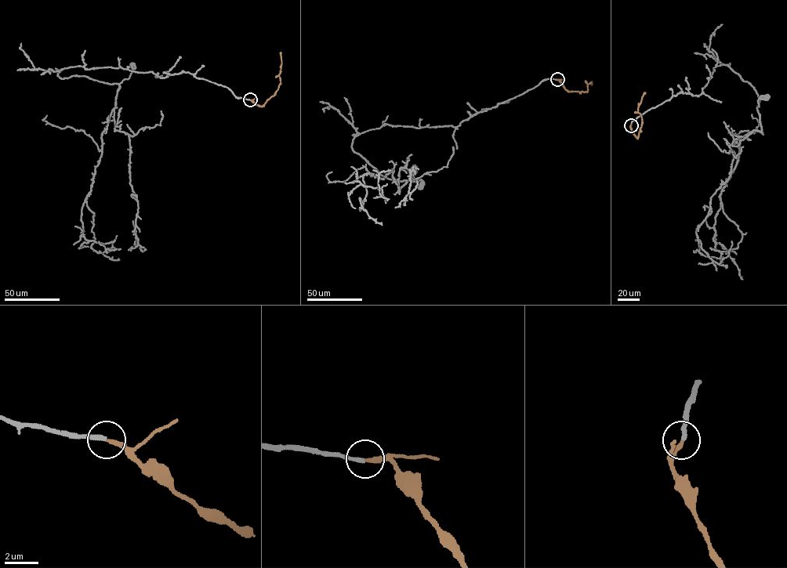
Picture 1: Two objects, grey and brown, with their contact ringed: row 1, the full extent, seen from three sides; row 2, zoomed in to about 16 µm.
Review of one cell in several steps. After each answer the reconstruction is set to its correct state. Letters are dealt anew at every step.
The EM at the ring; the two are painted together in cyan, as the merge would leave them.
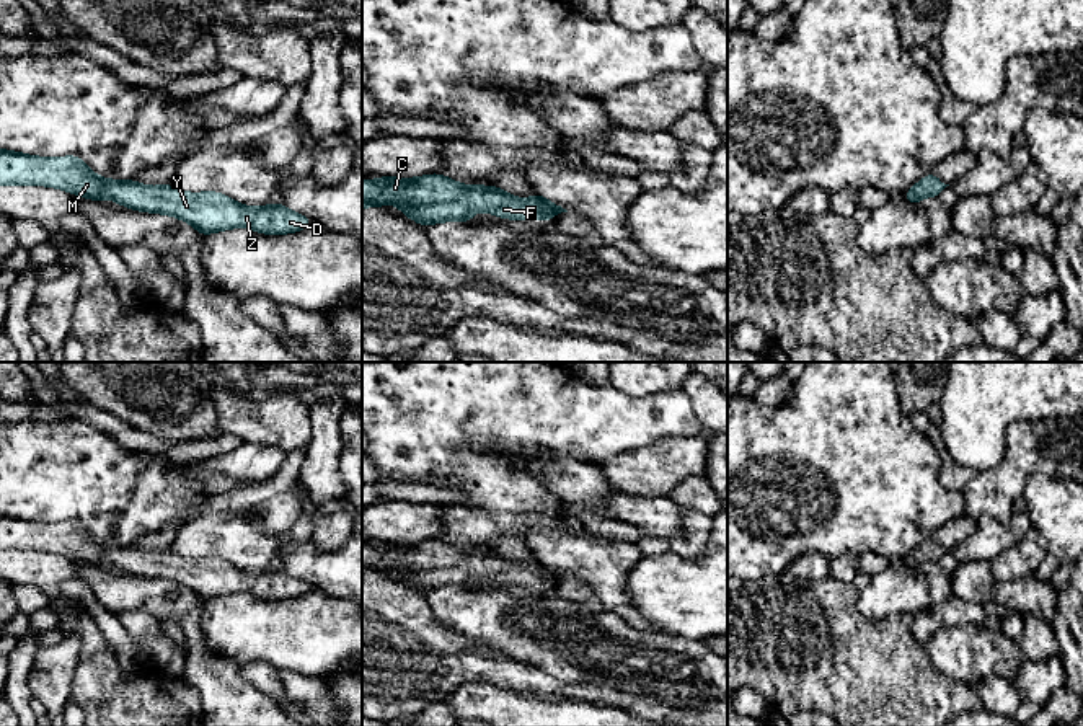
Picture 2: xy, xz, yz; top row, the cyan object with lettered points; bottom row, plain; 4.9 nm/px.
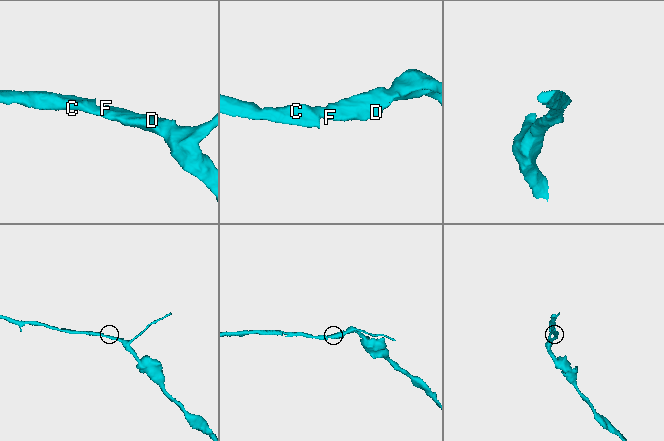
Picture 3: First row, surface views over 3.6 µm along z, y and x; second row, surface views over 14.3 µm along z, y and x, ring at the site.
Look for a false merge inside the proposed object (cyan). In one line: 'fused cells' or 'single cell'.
single cell

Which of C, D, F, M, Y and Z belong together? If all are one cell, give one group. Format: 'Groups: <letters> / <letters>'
Groups: C D F M Y Z

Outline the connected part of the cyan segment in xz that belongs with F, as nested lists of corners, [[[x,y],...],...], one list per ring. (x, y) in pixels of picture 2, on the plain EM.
[[[439,538],[362,547],[362,574],[383,573],[388,568],[419,591],[471,587],[476,576],[501,584],[542,587],[568,578],[535,556],[530,564],[520,564],[497,551],[460,550]]]

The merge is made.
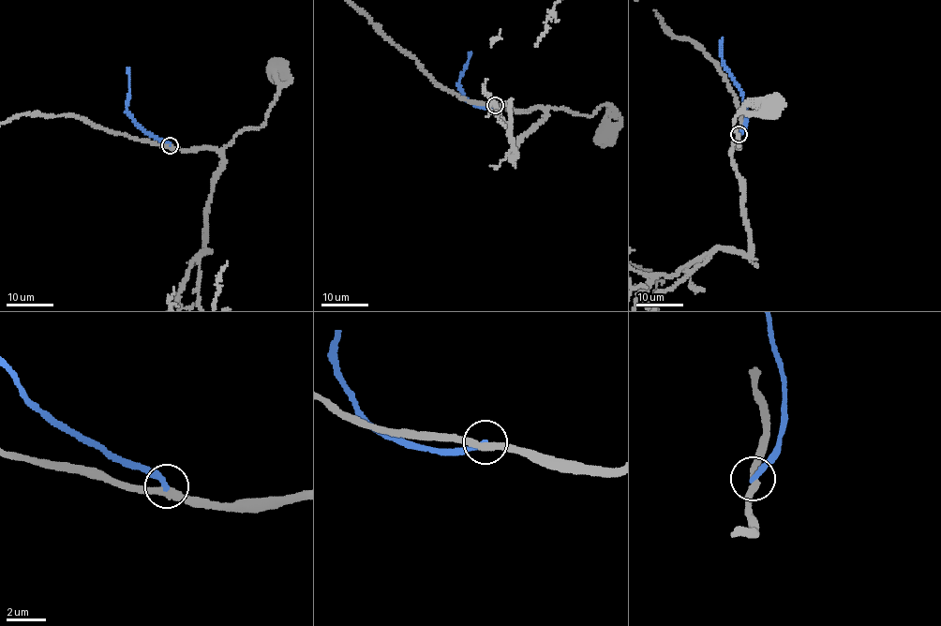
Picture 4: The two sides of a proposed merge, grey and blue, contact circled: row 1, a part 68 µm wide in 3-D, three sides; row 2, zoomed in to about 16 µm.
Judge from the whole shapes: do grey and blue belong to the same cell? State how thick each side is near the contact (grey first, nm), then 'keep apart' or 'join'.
360 nm thick on the grey side, 300 nm on the other; keep apart

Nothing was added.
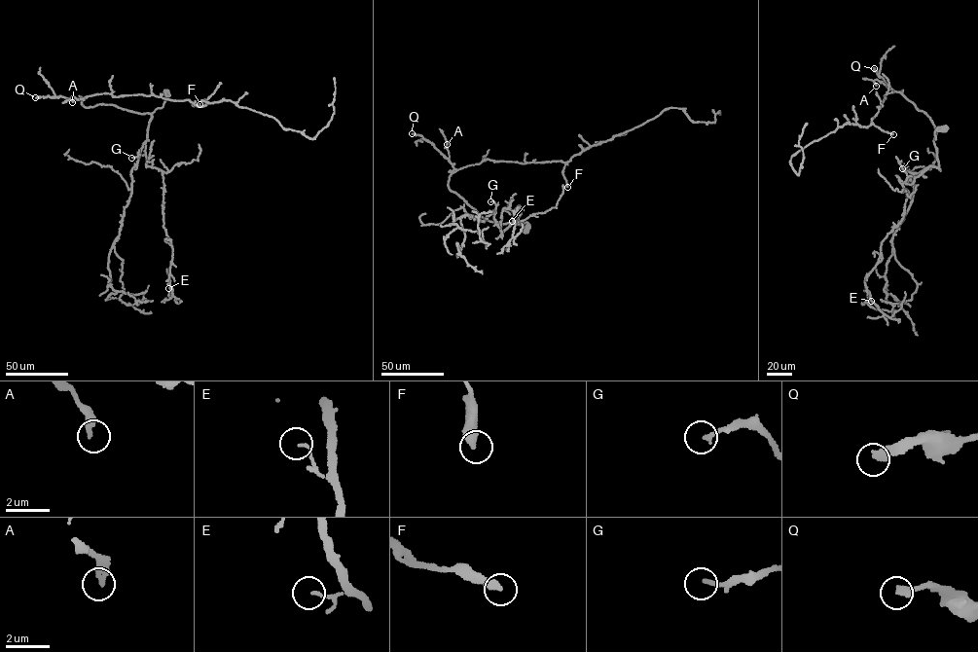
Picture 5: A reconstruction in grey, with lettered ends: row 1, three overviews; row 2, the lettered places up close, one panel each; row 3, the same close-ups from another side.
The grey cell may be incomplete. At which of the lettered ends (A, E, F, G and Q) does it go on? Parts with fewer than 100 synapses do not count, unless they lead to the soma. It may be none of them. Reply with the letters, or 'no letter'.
Q

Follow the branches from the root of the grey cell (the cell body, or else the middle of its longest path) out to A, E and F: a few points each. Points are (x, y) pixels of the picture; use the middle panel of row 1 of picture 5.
A: (526, 231), (526, 222), (502, 224), (482, 217), (451, 191), (449, 177), (455, 169), (447, 144)
E: (526, 231), (526, 222), (511, 223), (501, 236), (504, 208), (515, 222), (520, 209), (512, 221)
F: (526, 231), (526, 222), (482, 217), (451, 191), (450, 176), (486, 159), (561, 161), (567, 187)

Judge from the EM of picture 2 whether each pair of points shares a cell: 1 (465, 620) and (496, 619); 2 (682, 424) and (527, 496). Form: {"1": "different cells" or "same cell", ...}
{"1": "same cell", "2": "same cell"}

